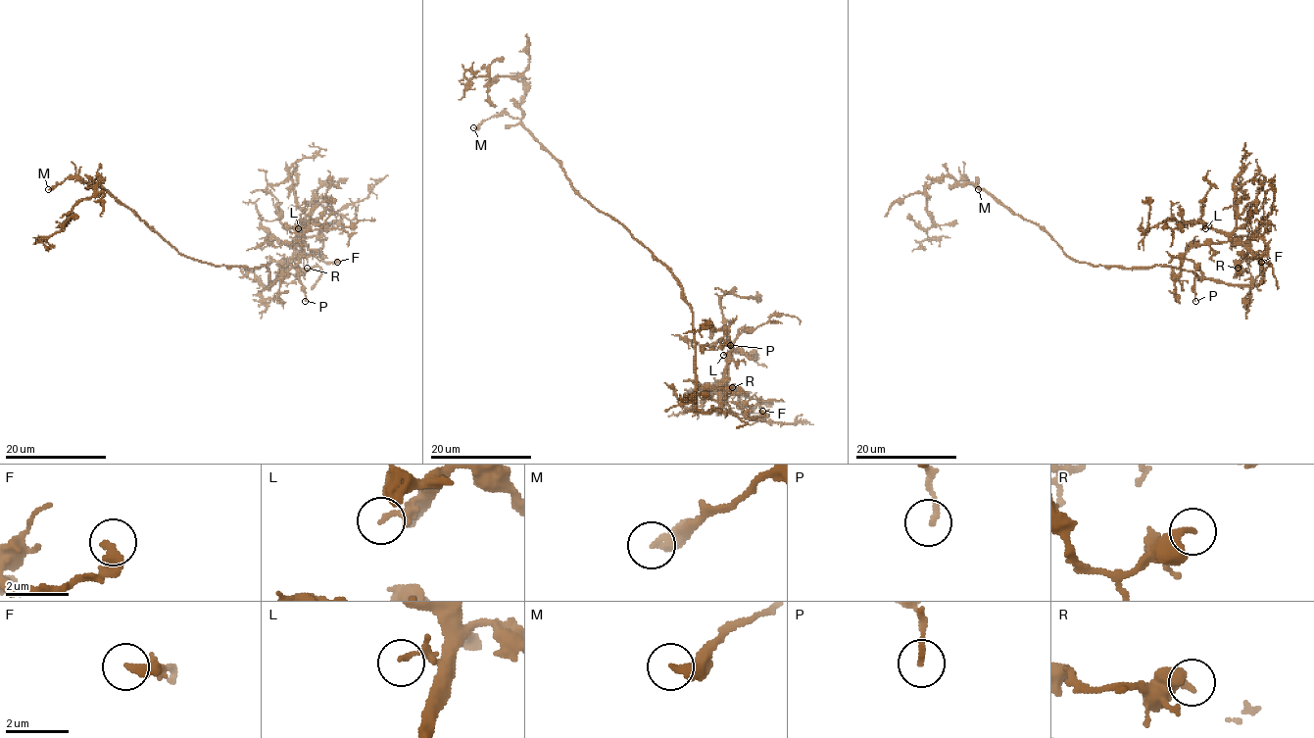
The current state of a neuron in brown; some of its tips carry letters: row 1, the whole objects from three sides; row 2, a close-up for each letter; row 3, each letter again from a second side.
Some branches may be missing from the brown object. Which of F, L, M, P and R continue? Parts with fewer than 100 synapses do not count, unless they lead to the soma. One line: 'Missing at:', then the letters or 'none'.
Missing at: none

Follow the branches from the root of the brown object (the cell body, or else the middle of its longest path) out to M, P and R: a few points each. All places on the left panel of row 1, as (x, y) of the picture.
M: (238, 267), (211, 266), (187, 258), (95, 182), (66, 178), (48, 189)
P: (238, 267), (266, 266), (270, 284), (293, 259), (295, 245), (302, 242), (304, 254), (295, 268), (305, 301)
R: (238, 267), (266, 266), (269, 284), (293, 260), (284, 258), (283, 264), (292, 274), (307, 268)

